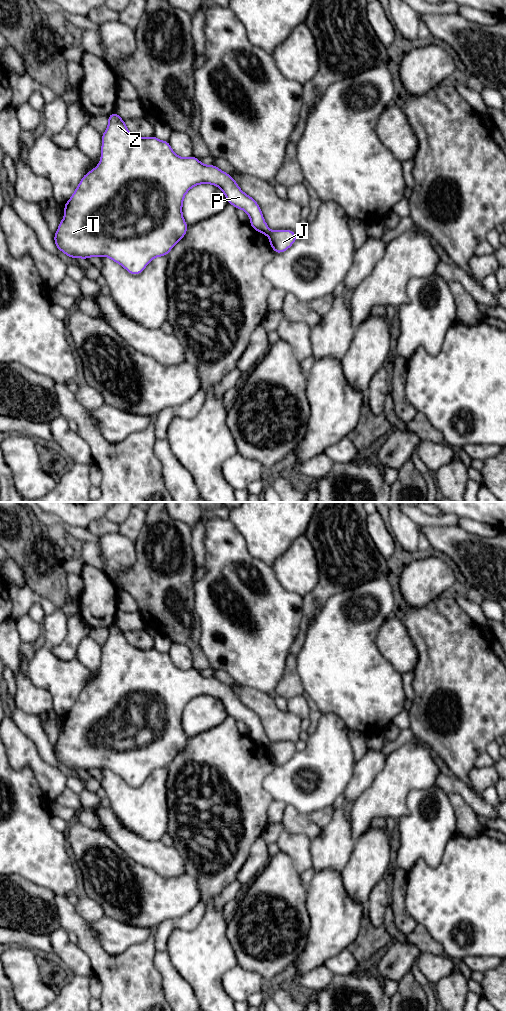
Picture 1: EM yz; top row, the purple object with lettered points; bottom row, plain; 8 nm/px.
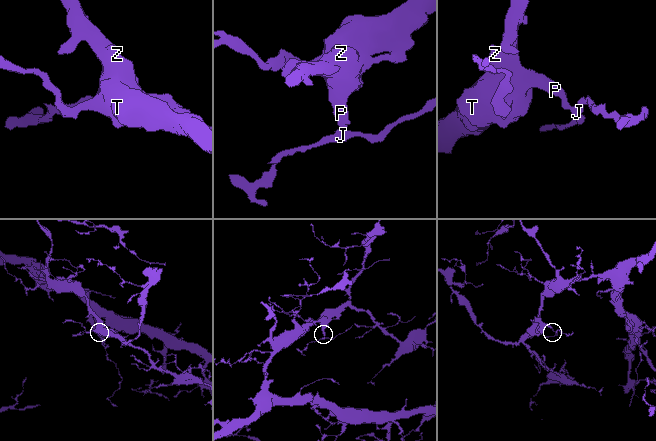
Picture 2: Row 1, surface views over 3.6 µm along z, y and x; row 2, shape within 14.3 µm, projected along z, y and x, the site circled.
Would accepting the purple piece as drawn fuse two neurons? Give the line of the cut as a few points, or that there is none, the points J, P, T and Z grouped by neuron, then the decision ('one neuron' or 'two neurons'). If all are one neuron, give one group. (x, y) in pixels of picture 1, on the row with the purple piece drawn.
yz (271, 231), (268, 235) | J / P T Z | two neurons

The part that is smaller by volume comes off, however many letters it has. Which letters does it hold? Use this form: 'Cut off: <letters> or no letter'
Cut off: J

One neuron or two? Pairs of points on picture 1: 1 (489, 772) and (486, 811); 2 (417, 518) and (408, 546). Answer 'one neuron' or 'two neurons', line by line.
1: two neurons
2: two neurons

